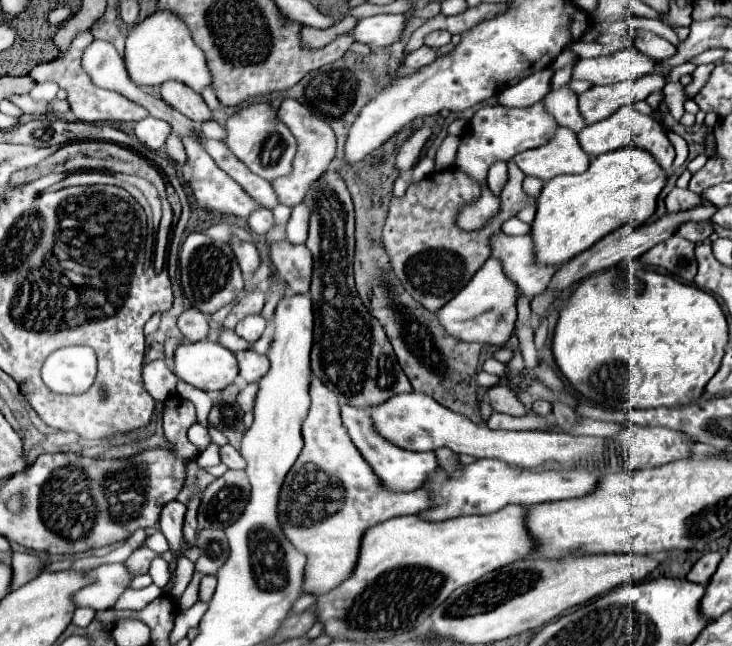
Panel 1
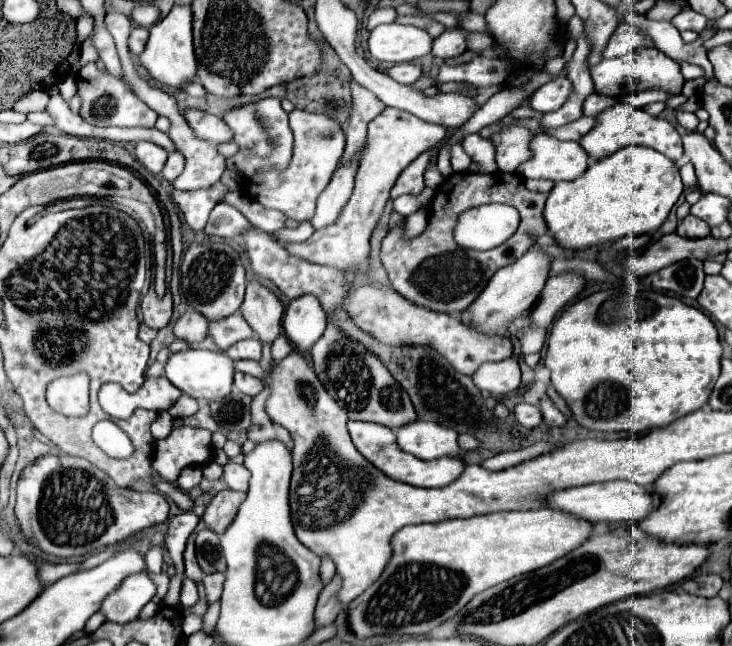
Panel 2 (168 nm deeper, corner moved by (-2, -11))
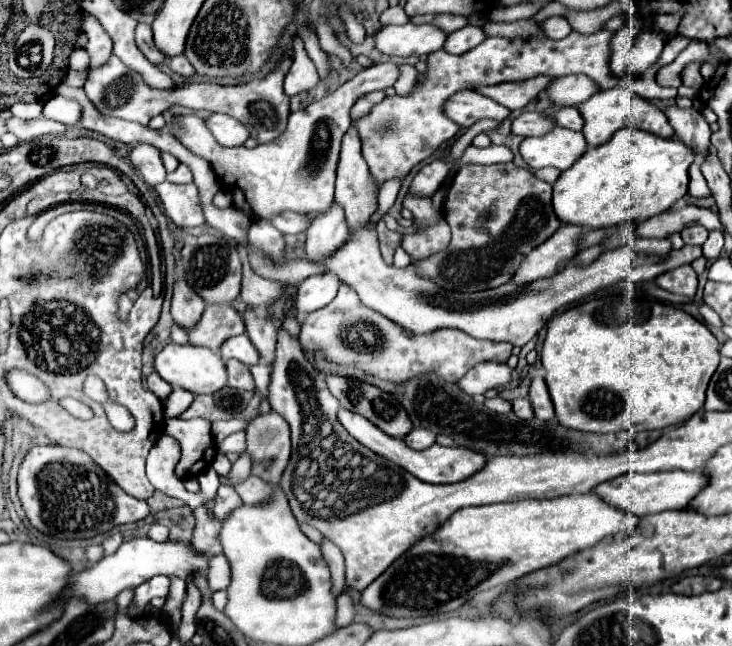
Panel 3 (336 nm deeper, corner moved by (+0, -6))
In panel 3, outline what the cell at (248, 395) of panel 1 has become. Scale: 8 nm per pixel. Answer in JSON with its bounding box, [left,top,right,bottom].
[246,411,290,483]

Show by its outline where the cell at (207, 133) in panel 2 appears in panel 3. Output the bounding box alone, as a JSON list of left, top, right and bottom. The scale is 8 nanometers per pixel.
[204,113,250,147]

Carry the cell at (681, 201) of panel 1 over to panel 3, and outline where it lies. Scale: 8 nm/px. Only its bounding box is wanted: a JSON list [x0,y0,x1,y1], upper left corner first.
[682,225,708,245]

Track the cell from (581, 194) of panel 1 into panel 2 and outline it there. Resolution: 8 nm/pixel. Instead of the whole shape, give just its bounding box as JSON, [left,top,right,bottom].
[544,146,682,250]

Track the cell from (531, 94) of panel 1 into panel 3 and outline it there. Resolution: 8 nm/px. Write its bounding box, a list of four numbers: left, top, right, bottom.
[544,75,598,107]

